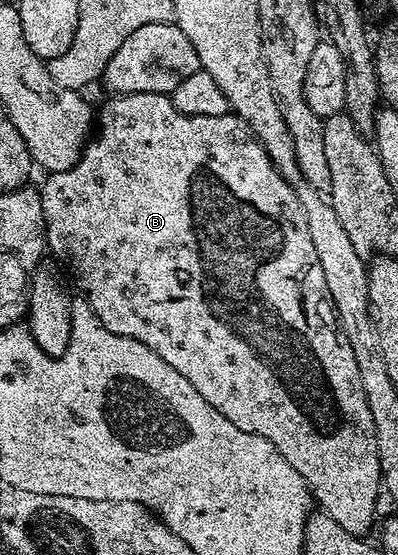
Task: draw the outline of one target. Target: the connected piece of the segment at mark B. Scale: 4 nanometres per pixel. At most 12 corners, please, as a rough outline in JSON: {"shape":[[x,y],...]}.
{"shape":[[112,94],[41,186],[101,325],[345,533],[373,413],[294,186]]}

